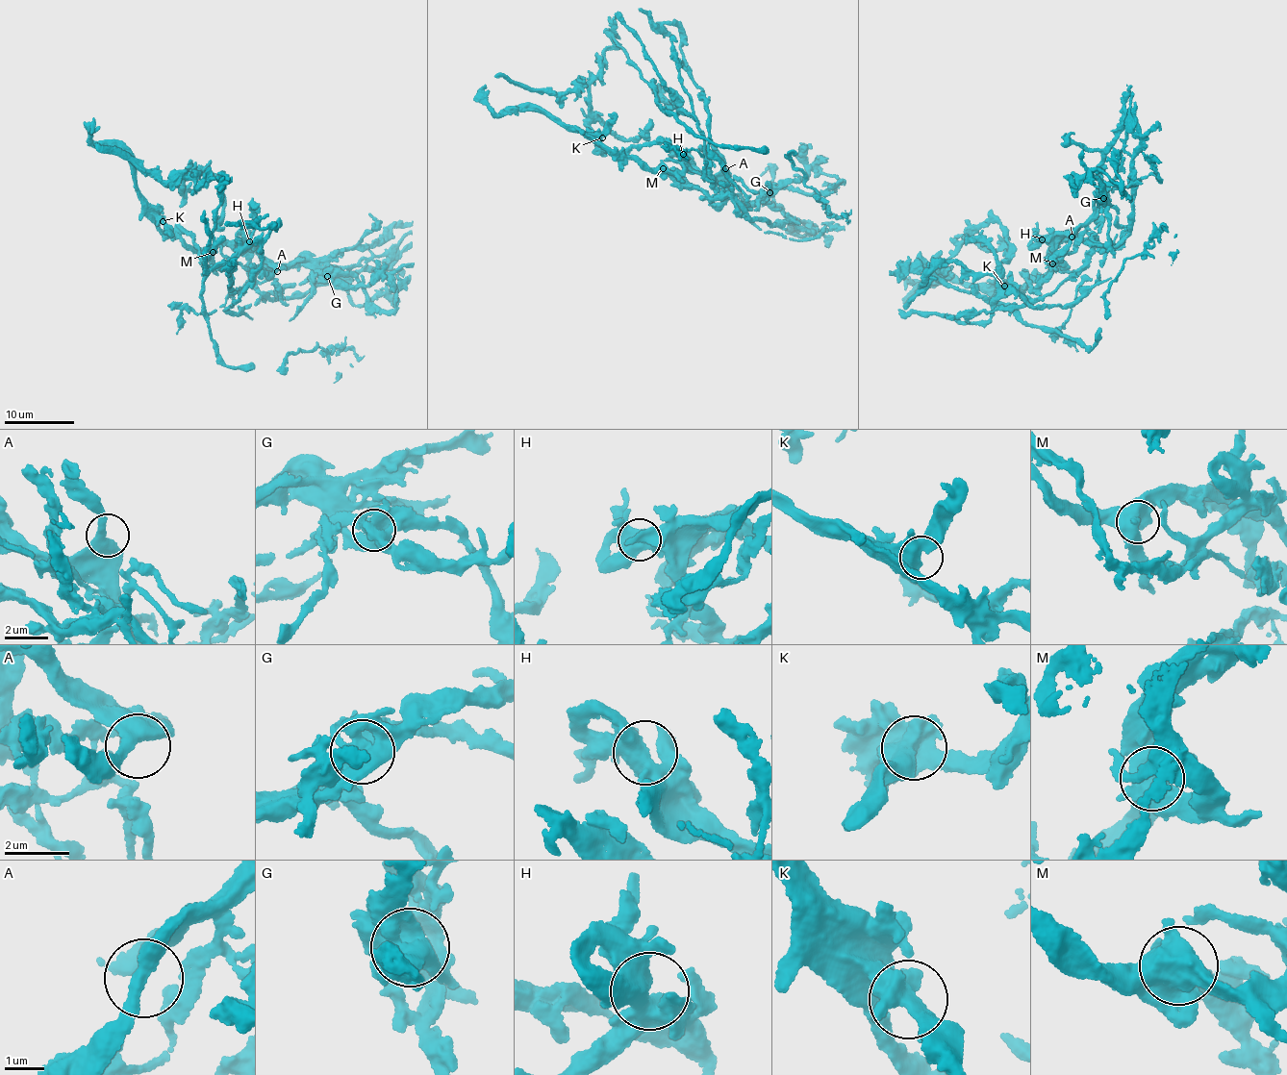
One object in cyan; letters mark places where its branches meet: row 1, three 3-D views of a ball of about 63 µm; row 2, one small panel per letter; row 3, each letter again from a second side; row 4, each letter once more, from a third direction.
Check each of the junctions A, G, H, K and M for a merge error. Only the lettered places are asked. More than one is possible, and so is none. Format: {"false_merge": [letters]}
{"false_merge": ["G"]}

